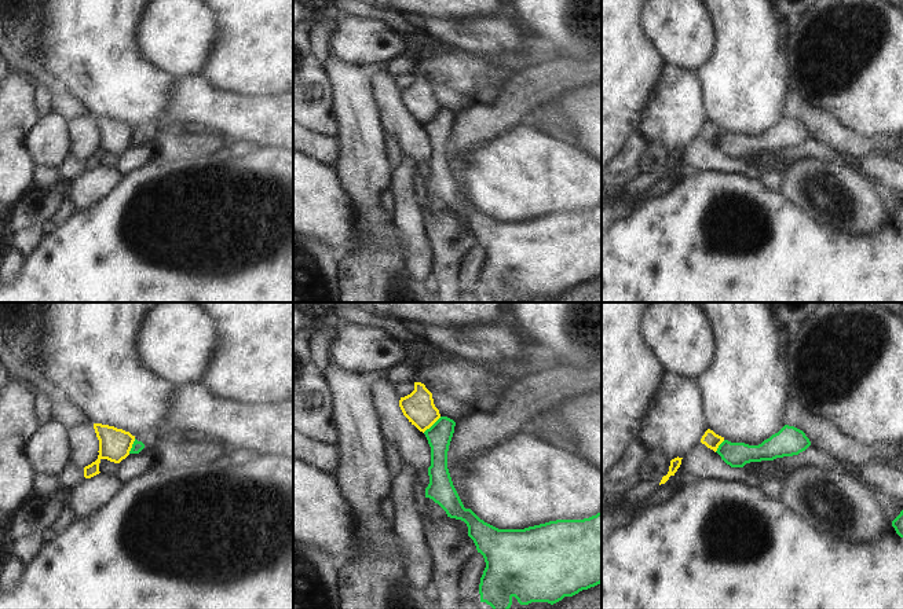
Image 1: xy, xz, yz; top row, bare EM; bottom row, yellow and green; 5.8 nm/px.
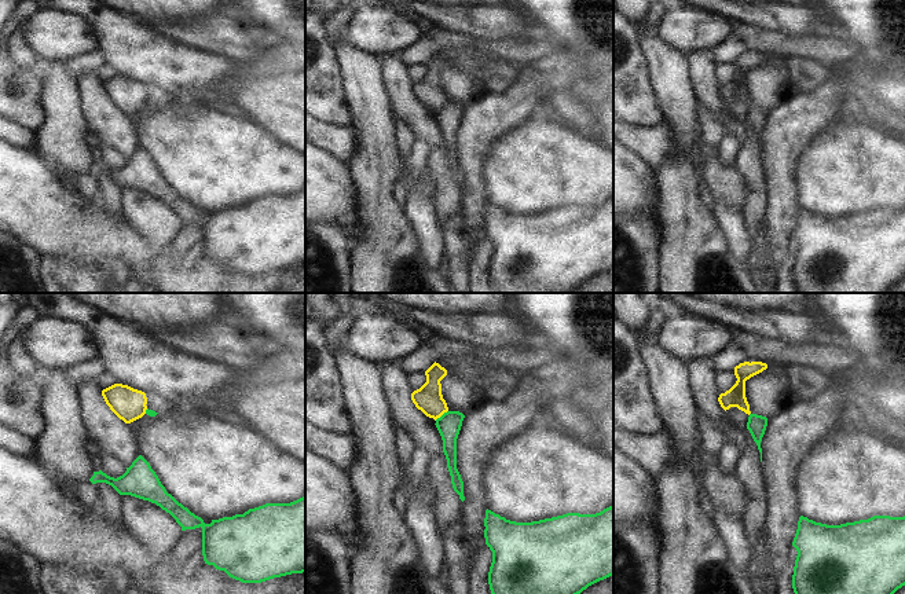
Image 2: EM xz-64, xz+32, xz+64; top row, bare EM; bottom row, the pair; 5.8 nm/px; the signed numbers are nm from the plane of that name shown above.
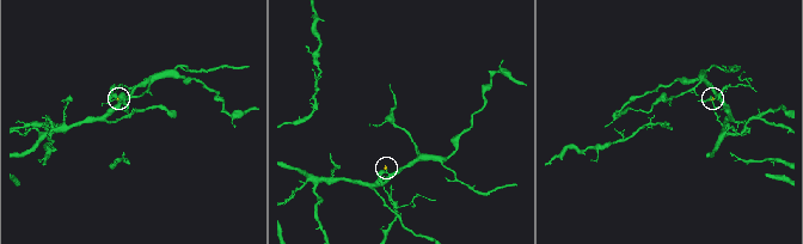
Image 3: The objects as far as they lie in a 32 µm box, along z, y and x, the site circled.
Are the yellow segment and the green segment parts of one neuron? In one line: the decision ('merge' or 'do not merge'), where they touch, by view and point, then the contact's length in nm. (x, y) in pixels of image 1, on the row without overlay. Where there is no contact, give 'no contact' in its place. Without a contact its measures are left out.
do not merge; meets yellow in xz at (431, 117); contact 140 nm long

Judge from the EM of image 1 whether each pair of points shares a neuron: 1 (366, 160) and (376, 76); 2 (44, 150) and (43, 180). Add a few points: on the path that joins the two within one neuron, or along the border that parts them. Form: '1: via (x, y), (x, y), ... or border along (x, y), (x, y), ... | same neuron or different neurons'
1: border along (368, 70), (381, 127) | different neurons
2: border along (36, 167), (55, 168) | different neurons

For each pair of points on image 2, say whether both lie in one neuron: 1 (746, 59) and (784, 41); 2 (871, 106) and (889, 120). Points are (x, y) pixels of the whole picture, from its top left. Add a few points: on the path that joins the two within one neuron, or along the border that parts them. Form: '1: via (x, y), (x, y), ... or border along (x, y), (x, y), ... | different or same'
1: via (755, 50), (764, 41), (775, 41) | same
2: via (875, 109), (885, 116) | same

